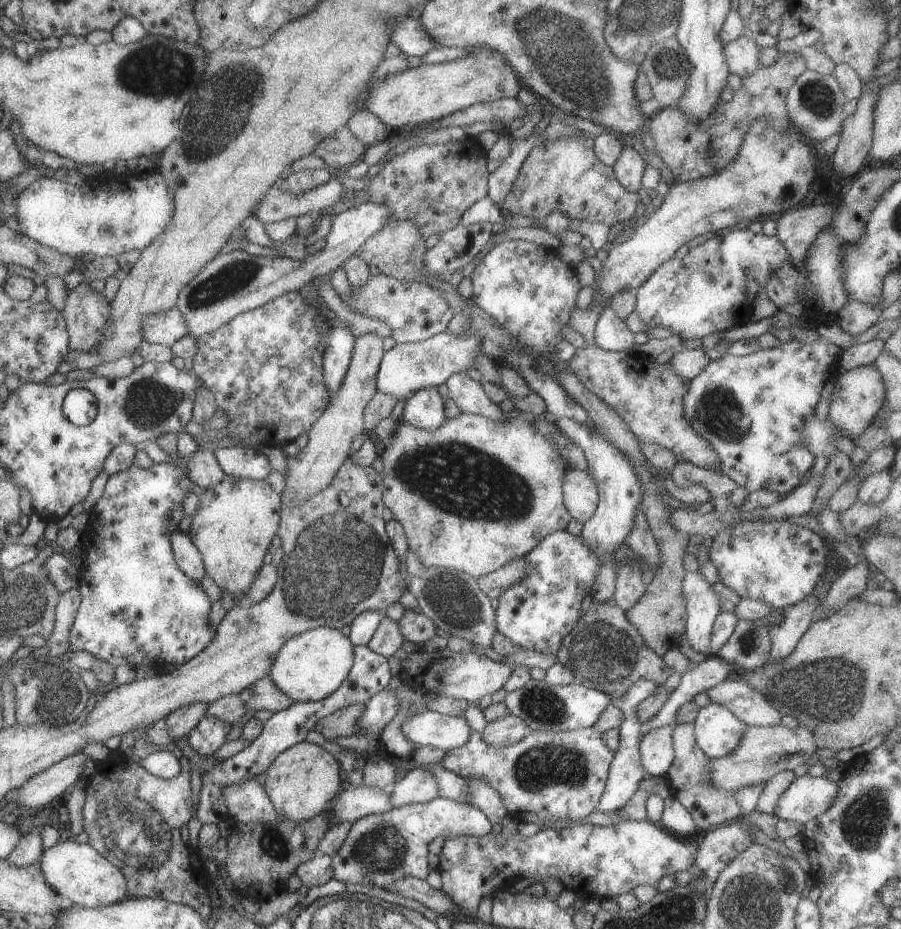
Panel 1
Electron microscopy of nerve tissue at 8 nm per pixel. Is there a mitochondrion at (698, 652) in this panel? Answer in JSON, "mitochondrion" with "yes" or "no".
{"mitochondrion":"no"}

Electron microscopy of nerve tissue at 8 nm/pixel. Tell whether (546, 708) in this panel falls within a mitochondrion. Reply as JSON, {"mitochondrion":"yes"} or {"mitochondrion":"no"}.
{"mitochondrion":"yes"}

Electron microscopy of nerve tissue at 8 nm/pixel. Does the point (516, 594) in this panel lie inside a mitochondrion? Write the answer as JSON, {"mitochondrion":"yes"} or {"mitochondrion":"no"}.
{"mitochondrion":"no"}

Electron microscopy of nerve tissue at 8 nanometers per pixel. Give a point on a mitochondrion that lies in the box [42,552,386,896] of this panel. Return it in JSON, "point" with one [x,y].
{"point":[134,830]}

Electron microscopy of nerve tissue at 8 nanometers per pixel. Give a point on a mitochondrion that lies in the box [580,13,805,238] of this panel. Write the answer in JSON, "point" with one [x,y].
{"point":[664,60]}

